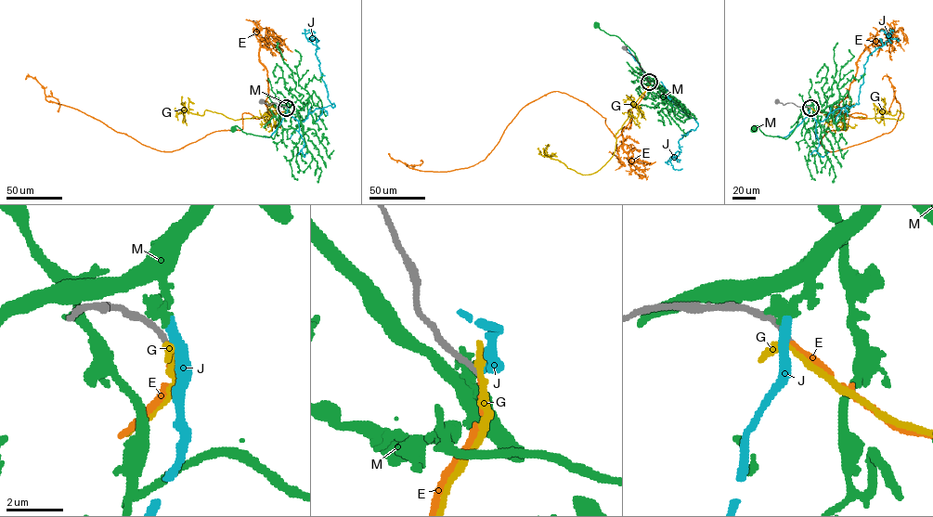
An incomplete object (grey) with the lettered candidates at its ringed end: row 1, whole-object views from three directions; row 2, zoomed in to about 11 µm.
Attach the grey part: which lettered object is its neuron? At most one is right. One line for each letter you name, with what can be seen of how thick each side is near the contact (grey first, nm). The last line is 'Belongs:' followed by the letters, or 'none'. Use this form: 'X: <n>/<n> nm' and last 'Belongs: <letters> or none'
E: 200/180 nm
Belongs: E

